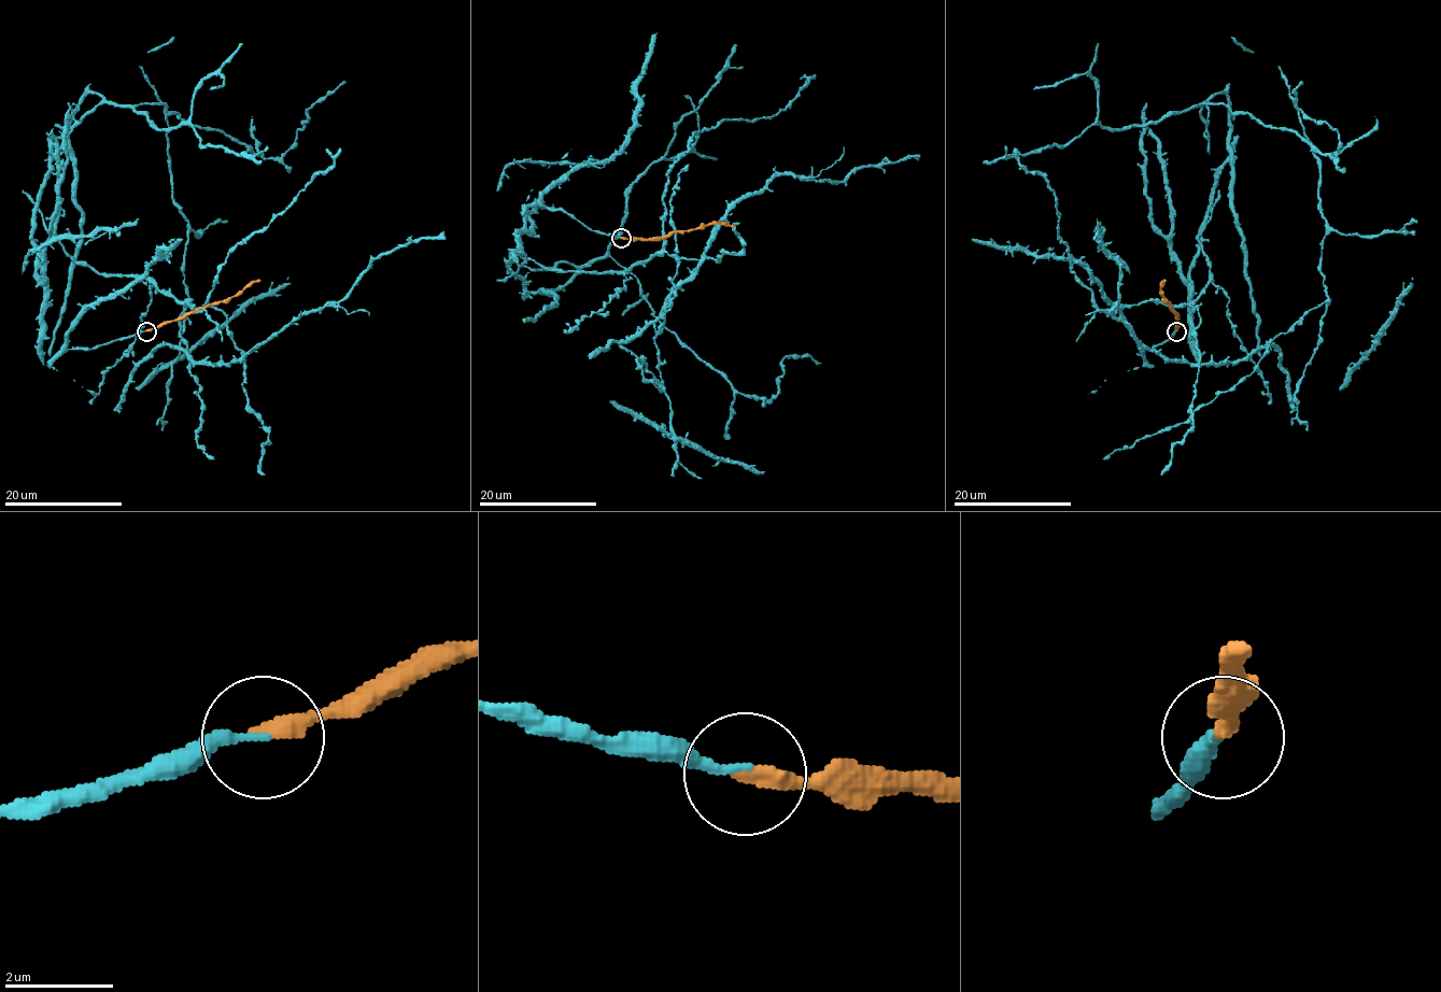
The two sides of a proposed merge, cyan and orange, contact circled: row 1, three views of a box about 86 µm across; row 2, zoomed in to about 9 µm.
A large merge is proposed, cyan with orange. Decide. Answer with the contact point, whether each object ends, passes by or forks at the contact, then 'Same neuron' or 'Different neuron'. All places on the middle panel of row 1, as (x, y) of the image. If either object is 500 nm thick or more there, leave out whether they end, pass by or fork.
Place: (621, 238). At the ring cyan ends. At the ring orange ends. Same neuron

